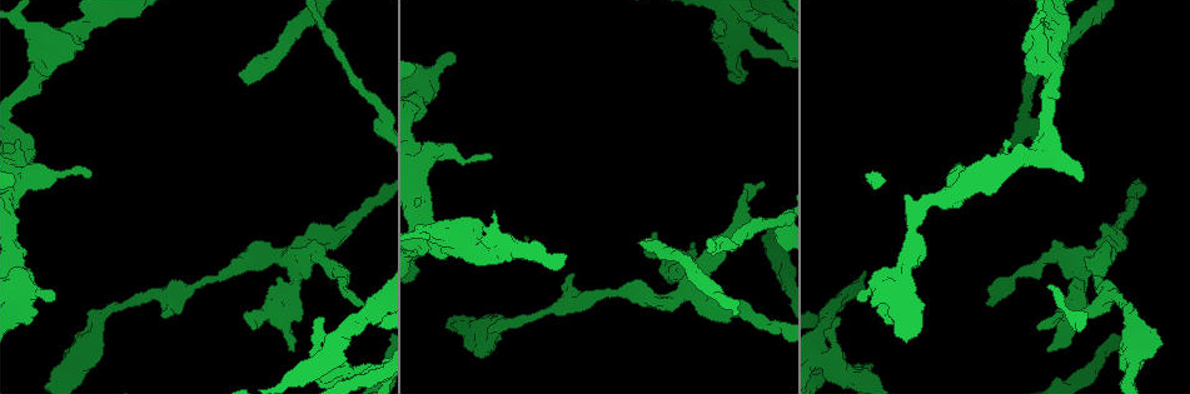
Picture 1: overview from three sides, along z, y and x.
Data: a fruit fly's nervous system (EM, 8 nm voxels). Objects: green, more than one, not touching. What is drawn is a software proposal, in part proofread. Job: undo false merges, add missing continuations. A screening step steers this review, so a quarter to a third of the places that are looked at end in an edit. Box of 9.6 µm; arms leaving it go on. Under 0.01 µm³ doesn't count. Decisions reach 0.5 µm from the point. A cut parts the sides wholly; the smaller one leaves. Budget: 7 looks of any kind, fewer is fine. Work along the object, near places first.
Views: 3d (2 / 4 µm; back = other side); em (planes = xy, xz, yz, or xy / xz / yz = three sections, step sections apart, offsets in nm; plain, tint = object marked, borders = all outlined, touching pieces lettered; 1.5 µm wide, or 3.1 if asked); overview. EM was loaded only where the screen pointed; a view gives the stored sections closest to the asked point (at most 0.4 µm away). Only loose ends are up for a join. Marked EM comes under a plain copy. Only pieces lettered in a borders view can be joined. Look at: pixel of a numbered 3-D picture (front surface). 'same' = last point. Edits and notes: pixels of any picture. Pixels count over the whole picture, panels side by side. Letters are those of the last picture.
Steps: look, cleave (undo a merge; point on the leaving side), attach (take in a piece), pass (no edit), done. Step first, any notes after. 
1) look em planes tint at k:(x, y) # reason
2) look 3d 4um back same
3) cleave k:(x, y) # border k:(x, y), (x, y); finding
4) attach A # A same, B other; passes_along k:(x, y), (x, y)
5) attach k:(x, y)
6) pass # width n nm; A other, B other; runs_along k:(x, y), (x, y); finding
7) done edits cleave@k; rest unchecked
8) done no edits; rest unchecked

look 3d 4um back at 1:(1035, 23) # sharp bend

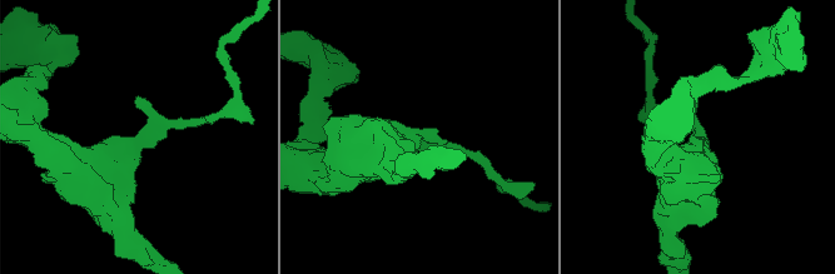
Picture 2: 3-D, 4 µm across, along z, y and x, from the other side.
look em xz step 4 tint at 2:(133, 143) # shape alone is not enough

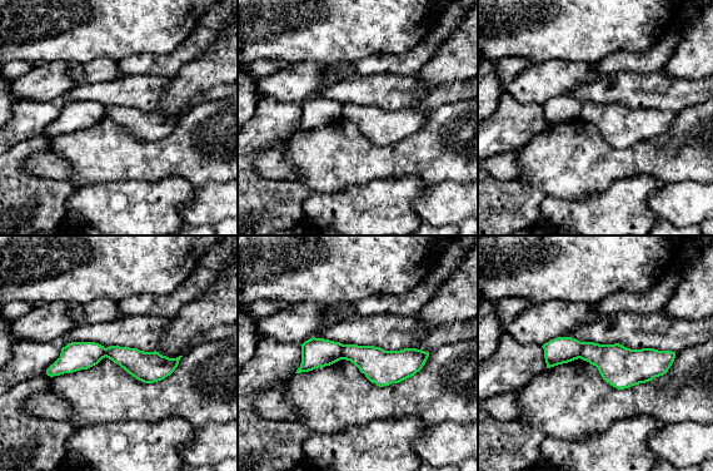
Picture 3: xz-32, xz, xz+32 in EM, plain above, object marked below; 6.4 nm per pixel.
look em xz step 4 borders same # see the neighbours

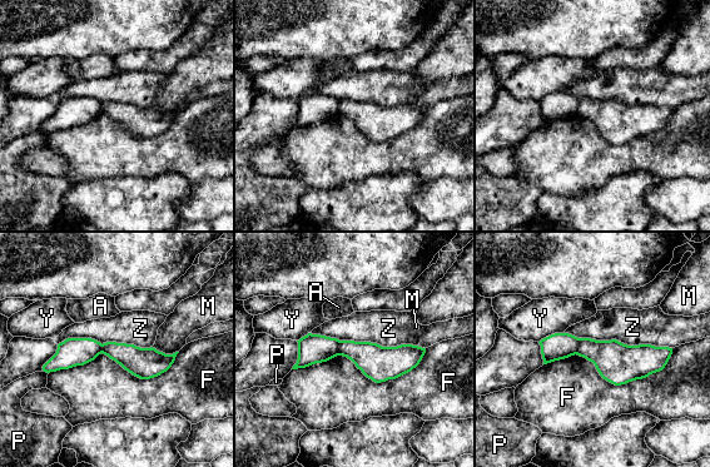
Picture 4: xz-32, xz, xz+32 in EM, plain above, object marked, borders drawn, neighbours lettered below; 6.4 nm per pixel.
cleave 4:(559, 346) # A other, F other, M other, P other, Y other, Z other; border 4:(580, 338), (576, 353); two neurons meet here

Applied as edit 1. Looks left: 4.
look overview

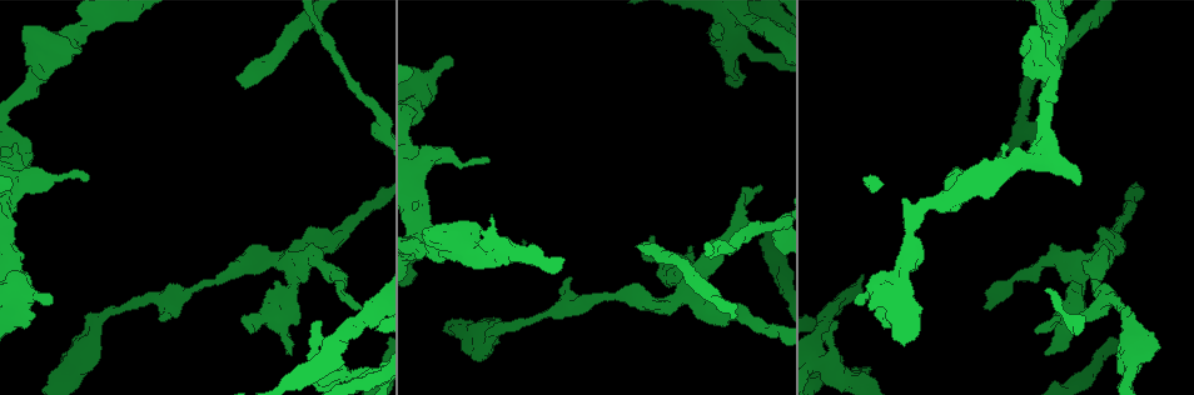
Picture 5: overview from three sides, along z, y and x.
look em yz step 4 borders at 5:(169, 317) # branch stops here

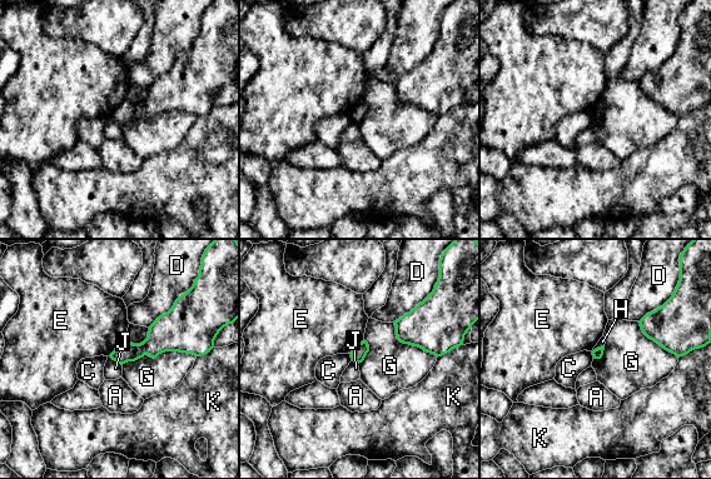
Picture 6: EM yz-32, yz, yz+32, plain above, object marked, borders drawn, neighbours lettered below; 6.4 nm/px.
pass # A other, C other, D other, E other, G other, H other, J other, K other; border 6:(195, 355), (162, 352), (122, 364); none of them fits

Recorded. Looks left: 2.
look em xz step 8 borders at 5:(1047, 291) # free end

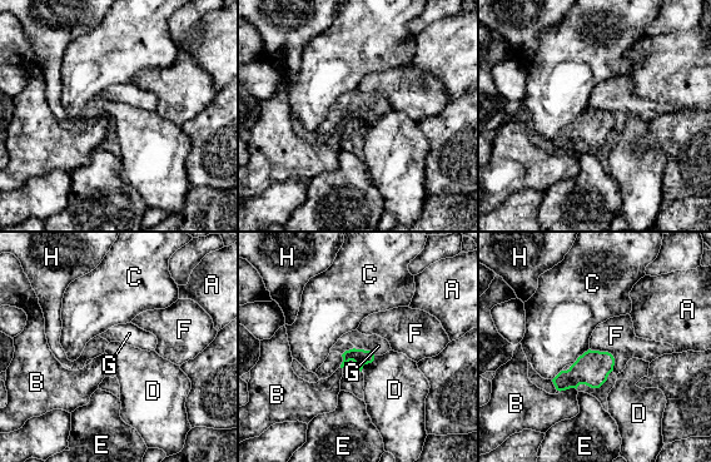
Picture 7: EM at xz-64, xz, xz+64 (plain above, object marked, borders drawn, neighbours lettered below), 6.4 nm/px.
look em planes borders same # another direction

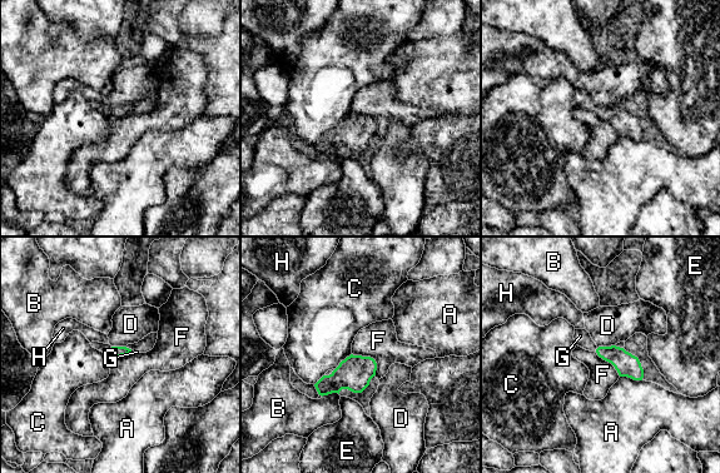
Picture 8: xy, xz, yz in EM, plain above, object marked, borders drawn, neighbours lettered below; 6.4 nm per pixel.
attach G # longest_contact F 220 nm; A other, B other, C other, D other, E other, F other, G same, H other; it goes on there

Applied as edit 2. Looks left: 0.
done edits cleave@4, attach@8; rest unchecked

